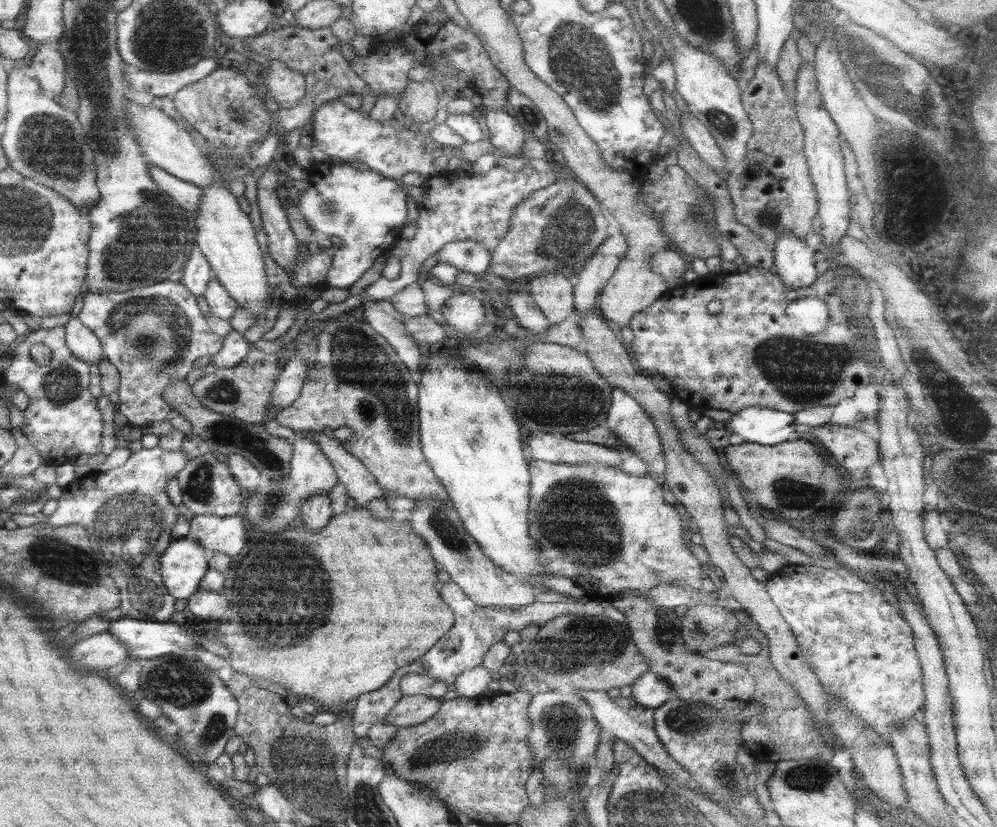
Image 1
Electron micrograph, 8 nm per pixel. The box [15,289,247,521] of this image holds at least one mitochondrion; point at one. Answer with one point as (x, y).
(61, 385)

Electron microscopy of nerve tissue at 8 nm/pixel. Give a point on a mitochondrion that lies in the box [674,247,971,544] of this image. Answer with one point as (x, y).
(801, 374)

